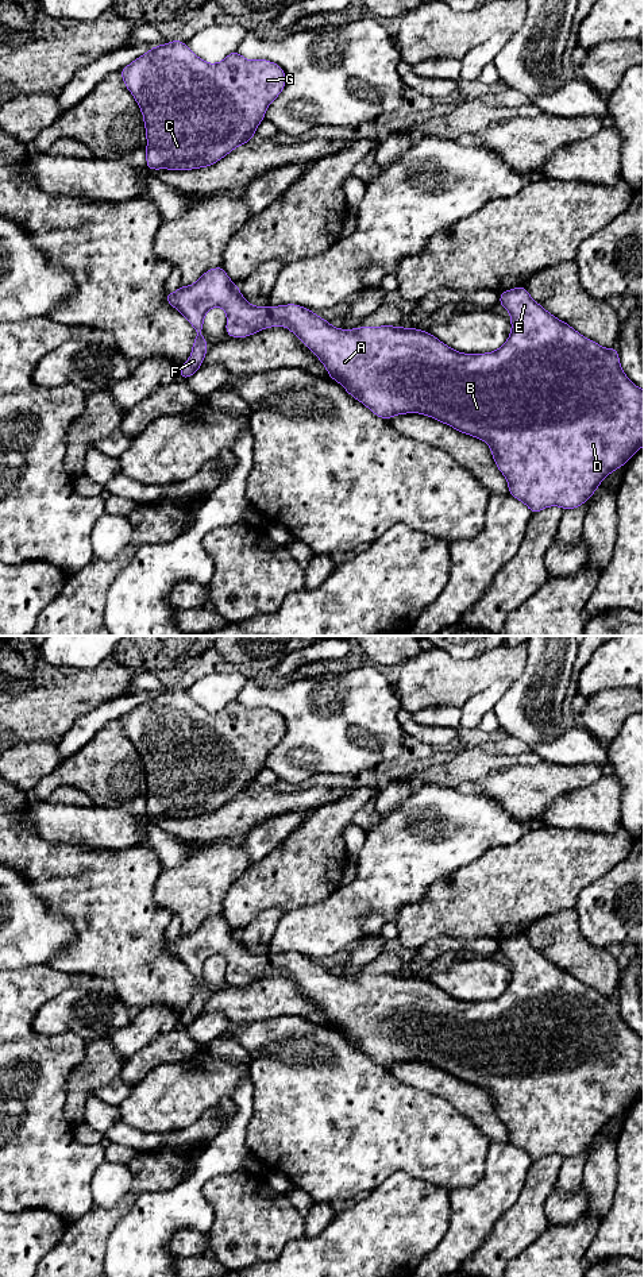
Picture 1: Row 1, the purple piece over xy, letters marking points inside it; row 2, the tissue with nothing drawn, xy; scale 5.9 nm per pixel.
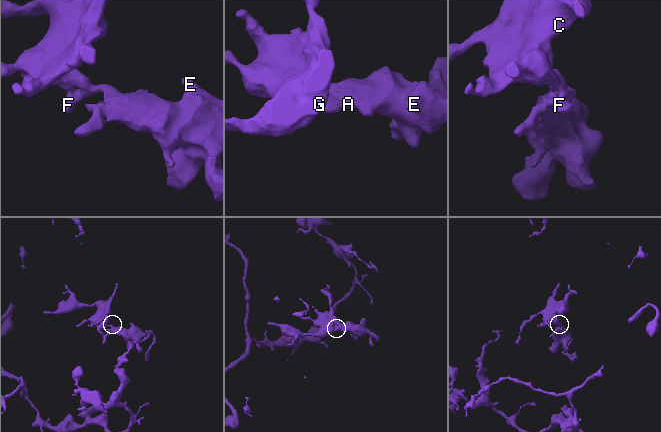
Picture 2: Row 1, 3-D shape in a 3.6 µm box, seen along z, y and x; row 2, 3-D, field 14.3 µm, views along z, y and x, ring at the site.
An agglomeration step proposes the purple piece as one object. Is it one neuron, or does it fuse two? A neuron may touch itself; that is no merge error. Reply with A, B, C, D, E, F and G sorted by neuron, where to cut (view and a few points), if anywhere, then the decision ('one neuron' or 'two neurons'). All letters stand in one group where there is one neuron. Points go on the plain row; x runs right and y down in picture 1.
A B C D E F G | no cut | one neuron

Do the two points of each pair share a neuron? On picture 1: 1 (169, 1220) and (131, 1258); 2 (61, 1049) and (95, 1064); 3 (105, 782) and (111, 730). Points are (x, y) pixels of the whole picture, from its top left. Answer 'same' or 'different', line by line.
1: same
2: different
3: same

